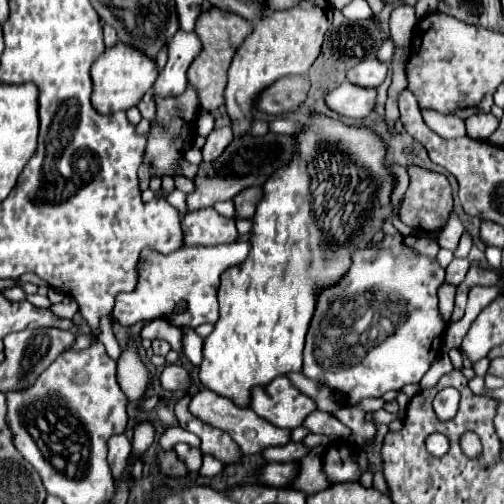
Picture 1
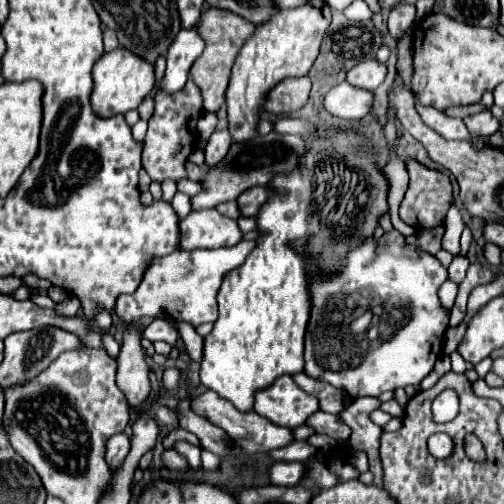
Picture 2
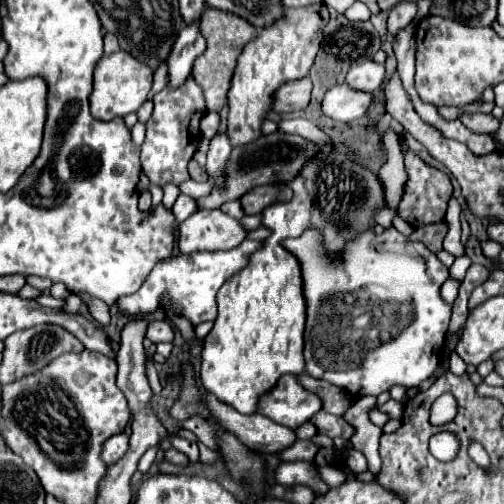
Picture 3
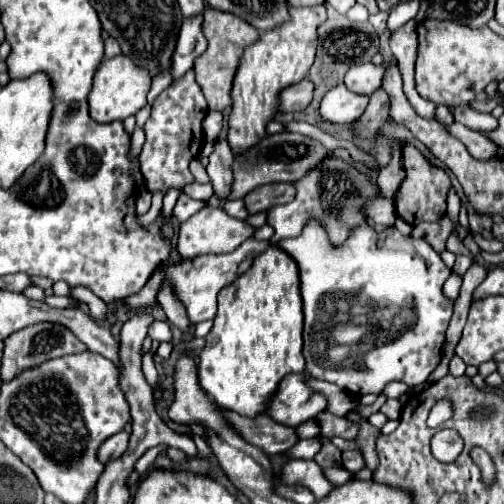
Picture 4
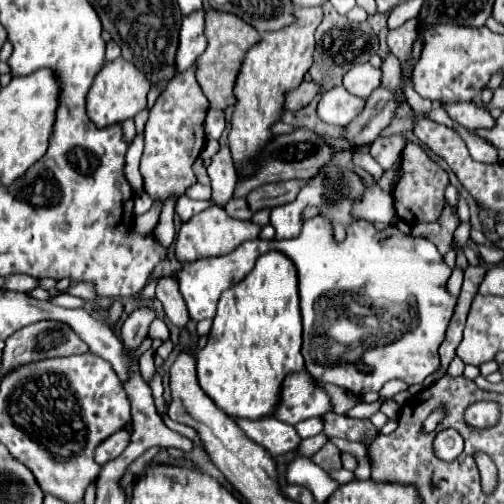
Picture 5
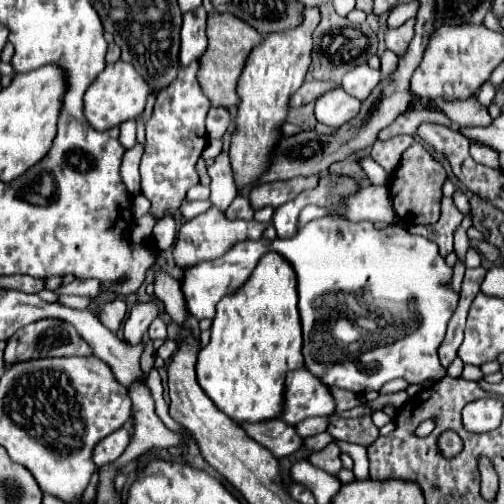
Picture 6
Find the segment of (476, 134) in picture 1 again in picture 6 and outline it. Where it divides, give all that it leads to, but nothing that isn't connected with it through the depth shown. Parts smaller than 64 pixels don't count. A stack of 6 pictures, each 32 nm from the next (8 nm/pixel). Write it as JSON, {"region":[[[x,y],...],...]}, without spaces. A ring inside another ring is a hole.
{"region":[[[476,98],[472,100],[454,100],[454,102],[446,102],[446,100],[436,100],[436,104],[440,106],[440,110],[446,112],[446,116],[462,126],[462,128],[474,128],[474,126],[490,126],[492,118],[488,114],[488,108],[482,106],[480,102],[476,102]]]}

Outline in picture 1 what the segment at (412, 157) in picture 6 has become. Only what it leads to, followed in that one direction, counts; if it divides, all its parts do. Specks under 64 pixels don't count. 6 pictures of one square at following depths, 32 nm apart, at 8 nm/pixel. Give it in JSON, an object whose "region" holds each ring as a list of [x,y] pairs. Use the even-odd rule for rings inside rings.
{"region":[[[410,166],[408,174],[410,174],[410,186],[408,186],[402,206],[400,206],[400,220],[414,230],[426,230],[426,232],[442,230],[452,212],[452,190],[450,190],[446,176],[428,172],[428,170],[416,168],[416,166]]]}

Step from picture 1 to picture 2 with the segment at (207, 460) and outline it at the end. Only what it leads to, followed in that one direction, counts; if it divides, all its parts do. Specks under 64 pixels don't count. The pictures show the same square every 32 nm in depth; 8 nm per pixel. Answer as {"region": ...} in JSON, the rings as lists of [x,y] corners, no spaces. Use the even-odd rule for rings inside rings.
{"region":[[[201,448],[201,462],[202,468],[206,472],[214,472],[214,470],[218,470],[220,459],[215,454]]]}

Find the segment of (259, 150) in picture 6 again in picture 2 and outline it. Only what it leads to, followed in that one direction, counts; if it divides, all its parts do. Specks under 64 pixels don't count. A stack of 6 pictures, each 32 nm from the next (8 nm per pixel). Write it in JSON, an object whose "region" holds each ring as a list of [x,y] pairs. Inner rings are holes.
{"region":[[[306,2],[298,8],[292,10],[280,10],[276,12],[270,20],[262,22],[256,26],[254,34],[244,42],[242,50],[236,56],[236,62],[232,66],[230,72],[230,84],[226,90],[226,106],[228,106],[228,128],[232,132],[232,140],[250,140],[256,136],[256,122],[258,122],[258,112],[260,112],[260,104],[264,102],[264,92],[268,92],[268,88],[274,88],[276,82],[280,82],[282,78],[288,76],[306,76],[310,66],[314,64],[318,52],[320,52],[320,44],[324,38],[324,32],[330,24],[330,18],[324,14],[324,2],[322,6],[314,4],[314,2]]]}

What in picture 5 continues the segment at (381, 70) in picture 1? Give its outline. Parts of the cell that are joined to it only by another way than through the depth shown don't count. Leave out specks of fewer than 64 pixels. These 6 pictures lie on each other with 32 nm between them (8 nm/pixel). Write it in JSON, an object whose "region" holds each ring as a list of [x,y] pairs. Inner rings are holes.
{"region":[[[370,62],[356,64],[354,68],[350,68],[346,72],[344,86],[354,96],[368,98],[380,86],[380,78],[382,78],[382,70],[380,68],[374,68]]]}

